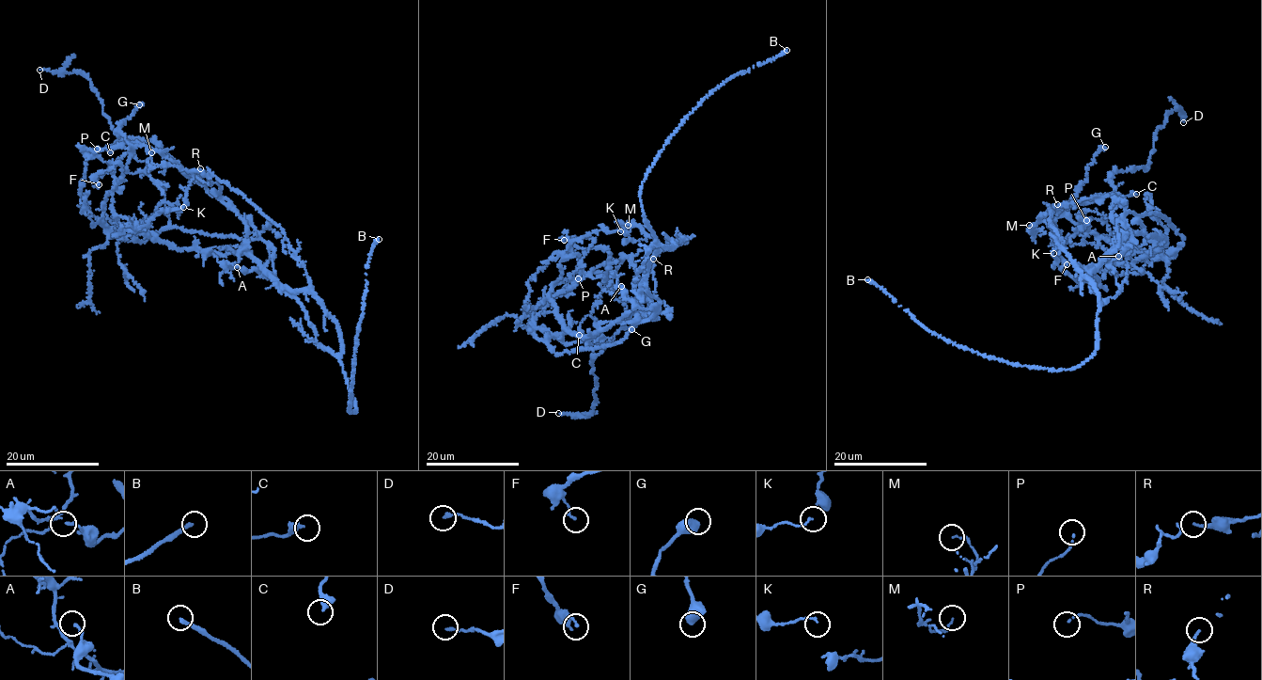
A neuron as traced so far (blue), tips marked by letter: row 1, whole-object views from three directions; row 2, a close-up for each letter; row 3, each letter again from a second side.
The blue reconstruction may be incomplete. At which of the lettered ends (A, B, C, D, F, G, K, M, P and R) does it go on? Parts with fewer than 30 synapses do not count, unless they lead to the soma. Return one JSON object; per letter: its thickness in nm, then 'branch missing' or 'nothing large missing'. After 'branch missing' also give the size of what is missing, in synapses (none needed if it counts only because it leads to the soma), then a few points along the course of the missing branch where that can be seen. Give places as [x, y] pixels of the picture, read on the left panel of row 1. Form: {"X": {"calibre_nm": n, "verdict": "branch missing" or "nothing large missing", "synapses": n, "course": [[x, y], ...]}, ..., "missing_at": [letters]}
{"A": {"calibre_nm": 150, "verdict": "nothing large missing"}, "B": {"calibre_nm": 200, "verdict": "branch missing"}, "C": {"calibre_nm": 360, "verdict": "nothing large missing"}, "D": {"calibre_nm": 160, "verdict": "nothing large missing"}, "F": {"calibre_nm": 130, "verdict": "nothing large missing"}, "G": {"calibre_nm": 600, "verdict": "nothing large missing"}, "K": {"calibre_nm": 120, "verdict": "nothing large missing"}, "M": {"calibre_nm": 70, "verdict": "nothing large missing"}, "P": {"calibre_nm": 110, "verdict": "nothing large missing"}, "R": {"calibre_nm": 170, "verdict": "nothing large missing"}, "missing_at": ["B"]}

